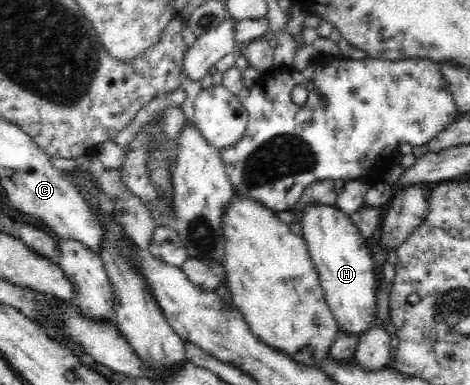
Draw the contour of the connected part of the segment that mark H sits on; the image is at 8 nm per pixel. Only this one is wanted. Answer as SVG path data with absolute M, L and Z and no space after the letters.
M307 204L299 212L302 237L307 247L327 304L340 330L359 337L375 318L375 274L372 265L372 240L368 240L353 224L350 215L335 204Z

